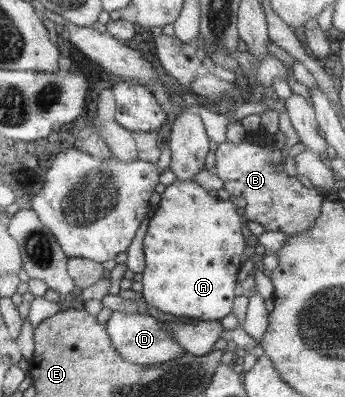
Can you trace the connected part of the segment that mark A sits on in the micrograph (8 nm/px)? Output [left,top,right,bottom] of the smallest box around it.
[142,180,248,321]

